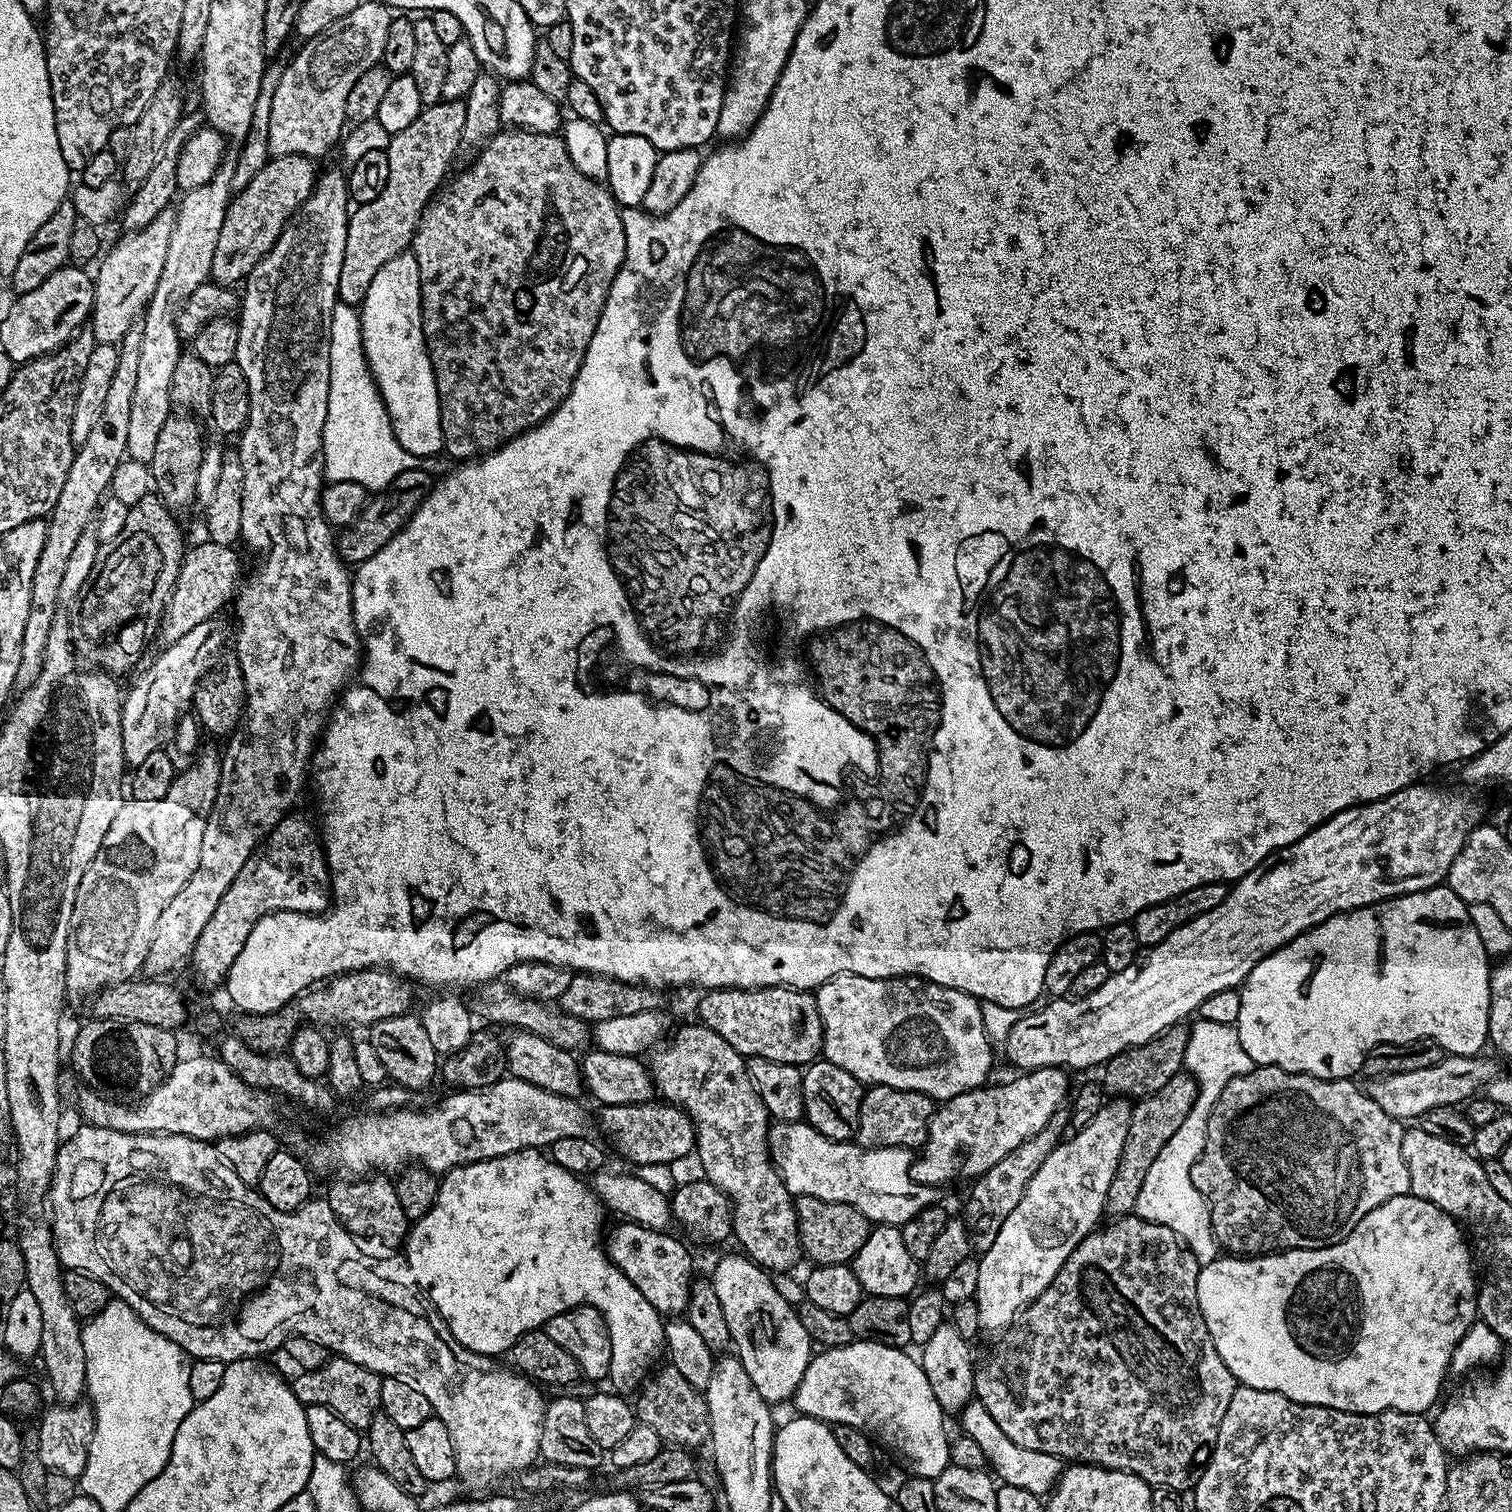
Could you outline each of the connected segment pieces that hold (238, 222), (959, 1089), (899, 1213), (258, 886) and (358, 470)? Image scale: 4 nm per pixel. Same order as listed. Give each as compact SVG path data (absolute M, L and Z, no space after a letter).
M272 156L268 163L262 166L258 174L250 180L241 192L235 193L228 201L226 218L222 222L222 231L218 234L218 247L214 249L214 262L212 263L211 279L221 286L236 286L247 280L248 275L258 266L263 256L274 246L274 242L282 234L286 222L299 208L310 198L310 194L316 188L318 179L317 161L311 156Z
M838 974L830 978L814 992L818 1014L822 1018L822 1034L824 1035L823 1059L830 1061L834 1066L842 1066L846 1074L854 1074L860 1083L865 1086L890 1086L907 1092L921 1092L926 1094L933 1102L943 1102L954 1098L958 1094L966 1094L975 1088L983 1088L989 1083L988 1075L992 1072L992 1050L994 1044L988 1040L986 1027L983 1026L981 1001L976 997L966 994L957 988L947 988L941 984L932 984L918 976L893 976L890 980L882 978L866 978L858 974Z
M781 1120L773 1123L768 1130L768 1152L772 1155L772 1165L784 1180L793 1197L813 1196L826 1202L849 1204L877 1225L905 1224L914 1214L933 1207L937 1203L937 1189L931 1184L922 1184L912 1176L914 1156L907 1148L863 1148L860 1144L846 1140L831 1140L808 1123L800 1120Z
M293 811L291 814L278 821L274 826L271 834L264 837L260 841L259 846L250 854L250 858L246 858L246 866L242 866L242 870L238 870L238 878L234 878L234 882L230 882L230 890L226 890L226 894L222 894L222 902L214 904L214 915L210 917L210 922L206 922L202 926L200 935L195 945L192 947L190 955L190 963L192 962L192 972L196 976L200 976L200 980L208 988L216 988L227 981L234 962L238 958L238 954L242 954L242 946L246 946L246 938L250 938L250 930L254 930L254 926L264 916L271 916L273 912L303 912L305 914L324 914L329 911L330 905L333 903L332 898L332 873L328 870L328 857L324 854L321 841L317 839L318 828L312 825L312 820L302 813Z
M337 302L330 318L330 398L324 427L324 475L331 482L358 482L369 490L383 490L398 478L398 474L417 467L417 464L418 458L402 450L398 438L394 438L384 399L366 362L359 311L353 305Z

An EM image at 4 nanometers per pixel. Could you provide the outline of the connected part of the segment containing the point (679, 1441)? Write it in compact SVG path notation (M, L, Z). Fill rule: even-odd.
M665 1366L658 1372L645 1379L635 1397L634 1407L639 1423L650 1426L650 1430L655 1430L668 1446L696 1450L699 1444L707 1445L712 1434L712 1423L703 1391L690 1386L690 1382L686 1382L686 1378L682 1378L674 1367Z

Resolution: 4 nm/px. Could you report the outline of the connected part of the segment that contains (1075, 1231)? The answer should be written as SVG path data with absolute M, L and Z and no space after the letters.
M1109 1099L1084 1129L1075 1129L1057 1148L1050 1150L1046 1162L1030 1178L1022 1202L1002 1222L994 1246L979 1257L975 1299L980 1327L985 1333L1000 1334L1013 1327L1024 1309L1054 1282L1072 1249L1096 1231L1100 1216L1105 1215L1106 1194L1110 1194L1122 1146L1126 1146L1132 1109L1127 1099Z

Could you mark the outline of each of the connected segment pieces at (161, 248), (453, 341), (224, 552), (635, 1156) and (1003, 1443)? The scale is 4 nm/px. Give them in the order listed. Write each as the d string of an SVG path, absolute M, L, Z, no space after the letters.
M175 207L162 210L150 226L137 232L128 232L99 261L100 269L94 272L96 293L90 317L90 331L97 344L119 345L120 340L143 317L158 277L162 275L162 265L166 263L166 246L170 246L170 234L176 225Z
M501 130L487 146L475 153L473 160L476 161L465 172L451 177L452 185L450 180L447 187L424 207L410 245L420 271L420 317L434 370L434 382L438 386L444 452L452 455L456 462L474 460L485 452L500 448L504 441L537 428L545 418L554 414L554 410L558 410L560 403L570 394L574 378L582 366L582 358L590 346L590 338L594 338L598 318L606 306L608 291L626 254L626 230L620 205L601 181L590 179L578 170L578 166L574 166L559 135Z
M203 542L204 544L196 544L187 549L184 554L184 560L180 564L180 573L178 574L178 578L176 579L176 585L172 587L172 593L168 595L167 601L164 606L164 611L159 618L158 623L158 635L160 634L161 645L167 646L169 644L173 644L174 642L178 642L178 638L182 638L182 634L190 634L190 630L194 630L194 626L202 626L202 622L206 622L207 620L219 617L220 607L223 606L224 603L231 601L233 597L235 597L238 591L238 585L242 580L242 572L240 576L240 556L236 553L237 549L233 546L221 546L220 544L213 544L211 542Z
M649 1102L647 1104L606 1104L599 1109L601 1111L600 1120L598 1116L599 1131L601 1128L601 1130L604 1131L605 1138L608 1139L609 1142L612 1143L613 1146L616 1147L617 1150L620 1151L621 1154L624 1155L632 1164L672 1164L675 1160L682 1159L683 1156L689 1155L691 1157L693 1155L696 1147L696 1127L687 1112L685 1112L683 1108L674 1104L669 1104L667 1102L659 1102L660 1104L656 1103L657 1102Z
M971 1402L959 1412L958 1420L960 1420L959 1431L965 1436L974 1438L974 1441L982 1446L987 1463L991 1467L1000 1468L999 1479L1003 1483L1018 1486L1018 1490L1030 1490L1030 1494L1041 1498L1047 1497L1056 1487L1056 1481L1060 1479L1060 1473L1066 1467L1065 1461L1054 1454L1042 1454L1042 1450L1026 1450L1010 1442L1010 1438L1002 1434L998 1422L990 1418L990 1410L986 1410L986 1406L982 1406L979 1402Z

